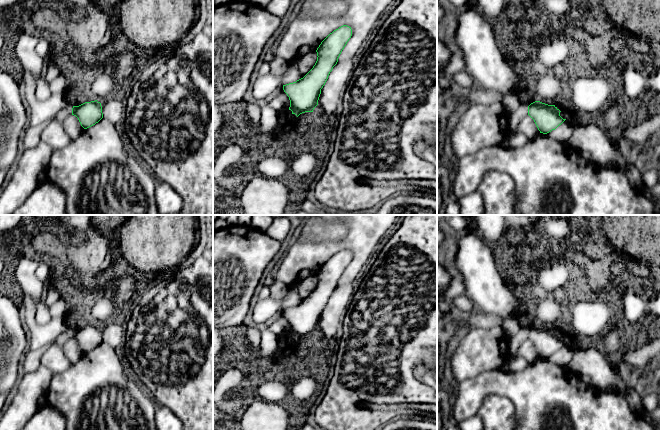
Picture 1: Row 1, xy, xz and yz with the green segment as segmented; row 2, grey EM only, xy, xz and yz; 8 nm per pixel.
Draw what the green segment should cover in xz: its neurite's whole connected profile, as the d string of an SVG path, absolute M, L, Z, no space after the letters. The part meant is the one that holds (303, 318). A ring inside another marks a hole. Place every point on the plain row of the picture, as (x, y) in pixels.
M343 249L334 254L317 272L316 276L318 281L313 292L303 302L296 306L283 309L283 314L290 324L290 331L282 338L282 343L285 343L286 340L297 342L302 337L313 336L314 332L318 329L321 313L325 309L333 291L337 288L338 282L351 260L352 253L347 249Z

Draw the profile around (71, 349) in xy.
M72 338L67 341L61 349L72 364L78 362L84 354L78 342Z

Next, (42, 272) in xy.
M40 262L35 271L35 275L41 282L45 284L50 278L50 266L46 263Z

